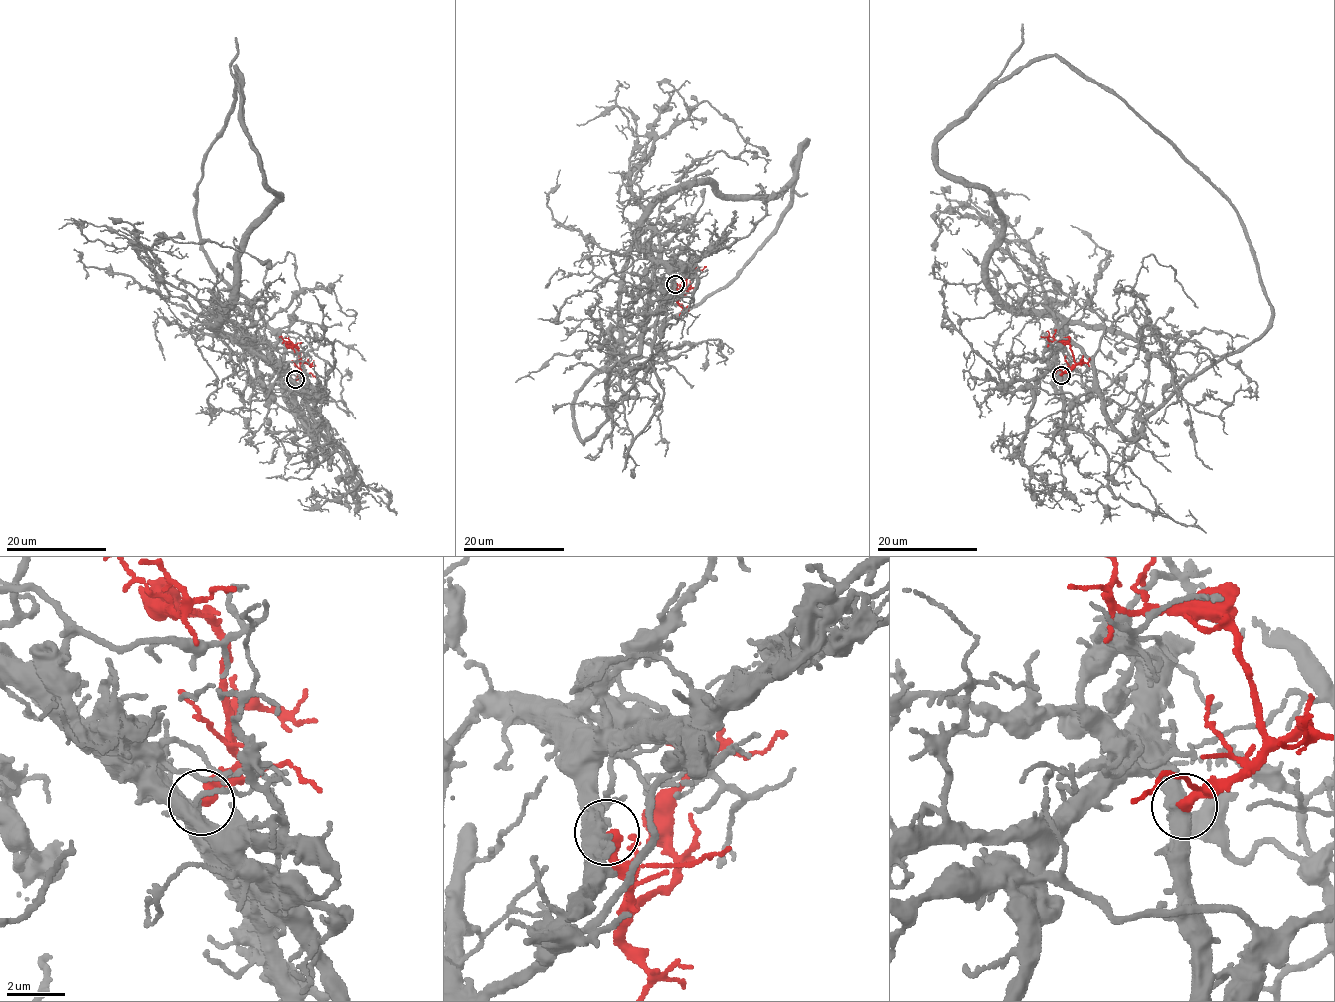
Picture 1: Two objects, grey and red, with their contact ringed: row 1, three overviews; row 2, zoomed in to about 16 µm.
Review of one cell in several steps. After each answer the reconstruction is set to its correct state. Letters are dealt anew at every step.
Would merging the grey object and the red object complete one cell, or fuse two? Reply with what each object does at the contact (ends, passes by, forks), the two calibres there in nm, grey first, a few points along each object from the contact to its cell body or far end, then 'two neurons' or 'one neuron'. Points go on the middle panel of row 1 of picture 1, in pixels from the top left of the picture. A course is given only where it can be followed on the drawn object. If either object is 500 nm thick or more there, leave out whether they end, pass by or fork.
500/400 nm | grey via (675, 284), (638, 243), (656, 200), (710, 182), (727, 195), (774, 196), (808, 142), (776, 230), (736, 277) | red via (675, 284), (679, 297), (686, 292), (686, 277), (706, 266) | one neuron

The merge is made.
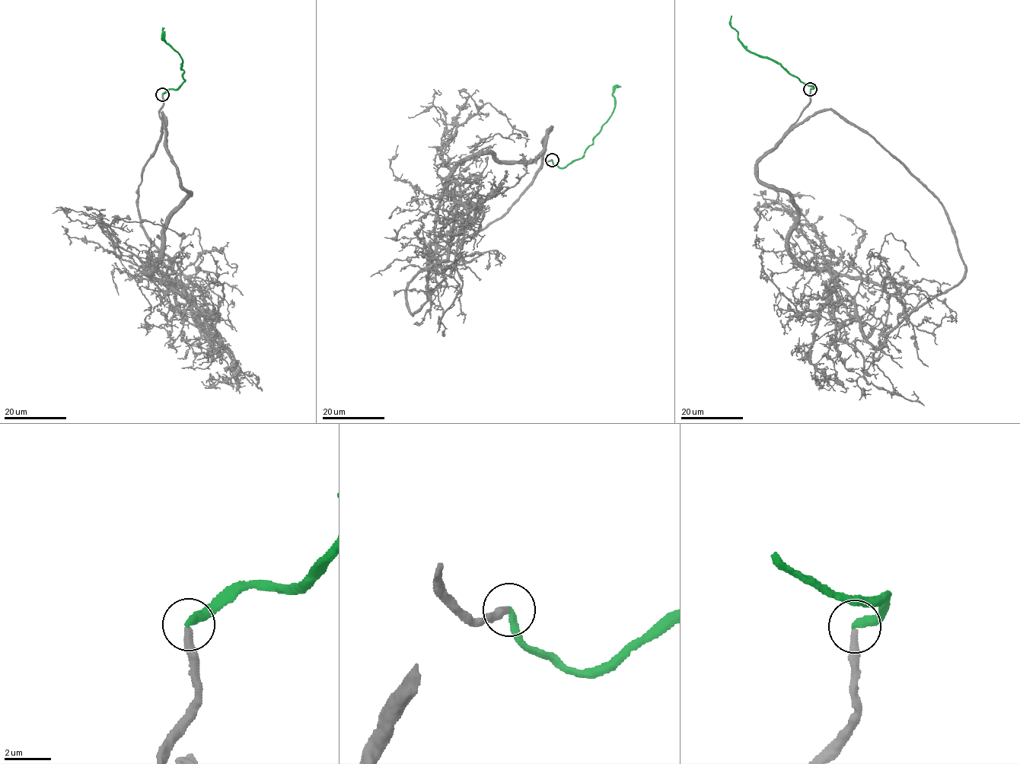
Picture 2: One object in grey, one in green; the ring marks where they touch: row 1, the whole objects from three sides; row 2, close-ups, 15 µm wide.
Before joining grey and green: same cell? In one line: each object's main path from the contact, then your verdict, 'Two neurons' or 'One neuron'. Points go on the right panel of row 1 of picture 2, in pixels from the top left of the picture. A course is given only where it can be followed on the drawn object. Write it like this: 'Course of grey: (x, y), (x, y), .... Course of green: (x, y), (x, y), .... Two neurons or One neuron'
Course of grey: (810, 90), (758, 177), (796, 211), (792, 257), (834, 273), (841, 340), (864, 377), (913, 391). Course of green: (810, 90), (814, 85), (792, 75), (780, 64), (748, 50), (740, 42), (737, 33), (730, 24), (731, 16). One neuron

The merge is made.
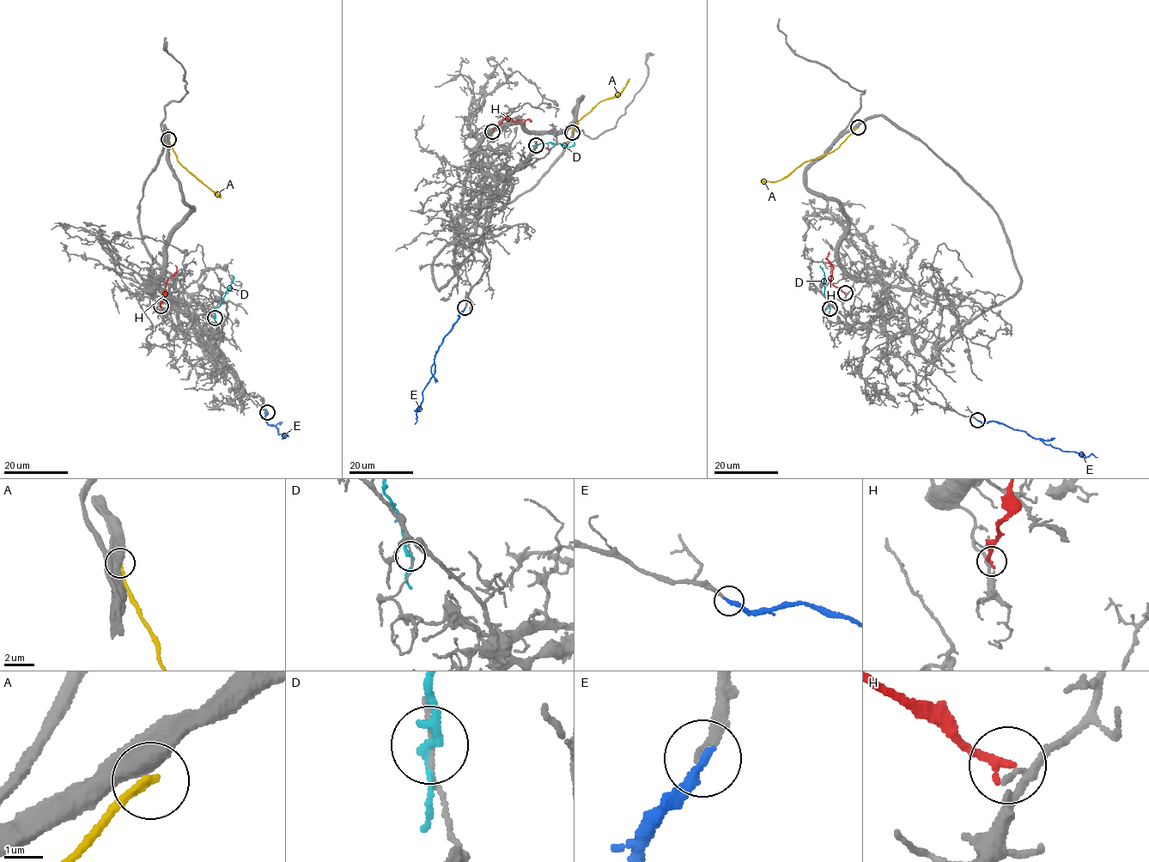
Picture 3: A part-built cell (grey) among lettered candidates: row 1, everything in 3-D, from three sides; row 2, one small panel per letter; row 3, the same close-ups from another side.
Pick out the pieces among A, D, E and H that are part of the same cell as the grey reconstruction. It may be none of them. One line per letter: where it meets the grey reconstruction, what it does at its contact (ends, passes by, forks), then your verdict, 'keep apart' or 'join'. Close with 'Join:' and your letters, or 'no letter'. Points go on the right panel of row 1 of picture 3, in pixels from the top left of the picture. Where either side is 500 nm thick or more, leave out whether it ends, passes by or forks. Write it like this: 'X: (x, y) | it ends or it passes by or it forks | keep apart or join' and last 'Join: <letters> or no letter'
A: (858, 127) | keep apart
D: (829, 308) | it passes by | keep apart
E: (977, 420) | it ends | join
H: (845, 293) | it ends | keep apart
Join: E

